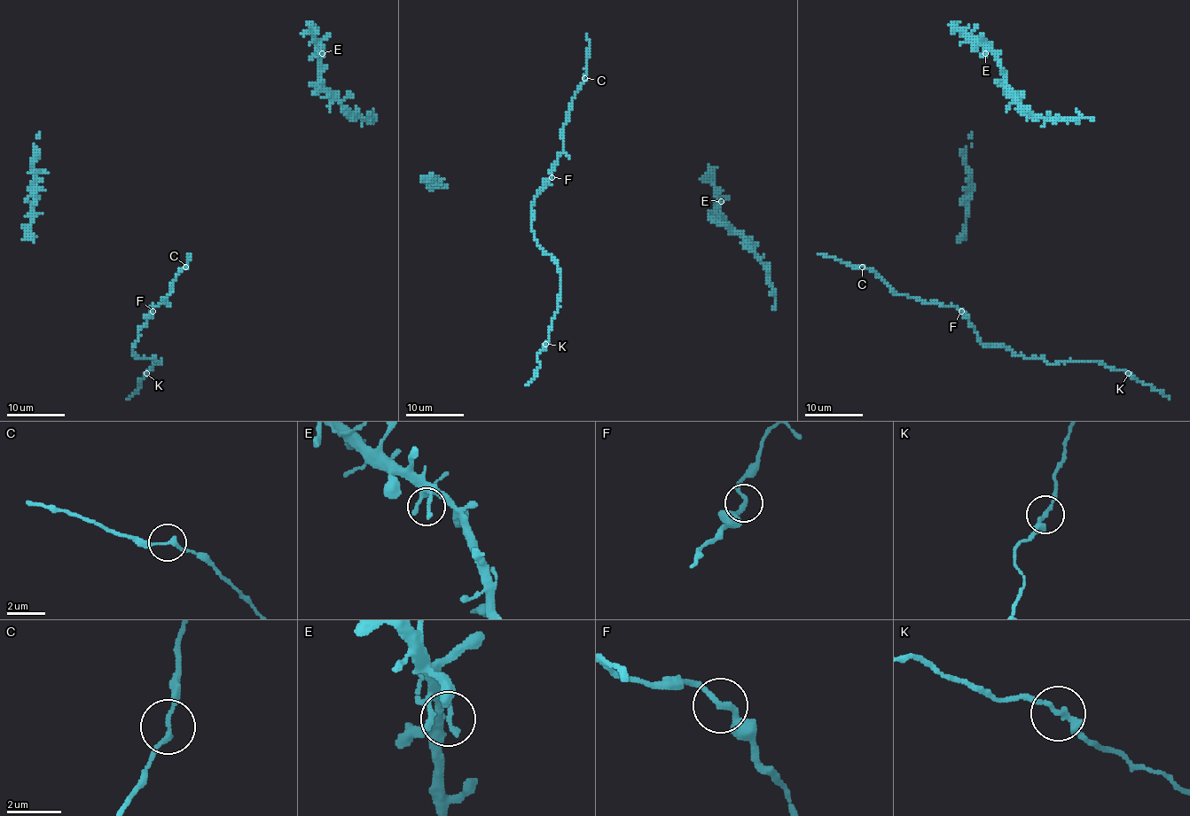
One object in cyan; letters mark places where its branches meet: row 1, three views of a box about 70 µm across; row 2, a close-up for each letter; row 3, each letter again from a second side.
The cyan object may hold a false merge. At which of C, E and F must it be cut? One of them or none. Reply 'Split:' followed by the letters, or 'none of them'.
Split: none of them

